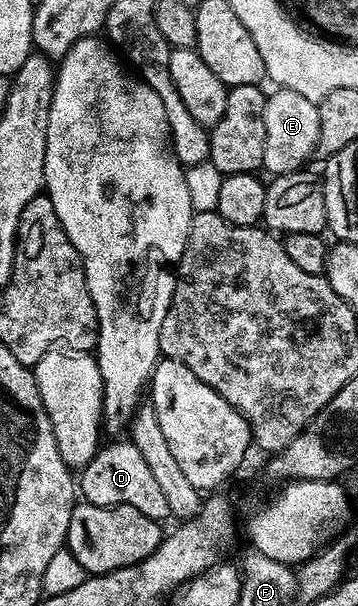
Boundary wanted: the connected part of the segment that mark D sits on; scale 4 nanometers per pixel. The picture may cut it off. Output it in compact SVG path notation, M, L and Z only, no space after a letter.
M132 441L109 442L98 449L95 457L87 466L80 468L80 498L84 502L100 507L131 505L131 509L139 509L139 513L147 513L147 517L158 521L168 520L170 514L167 497L163 494L162 487L155 481L151 468L147 466L147 461L143 461L143 453L139 453L139 449L135 449Z

